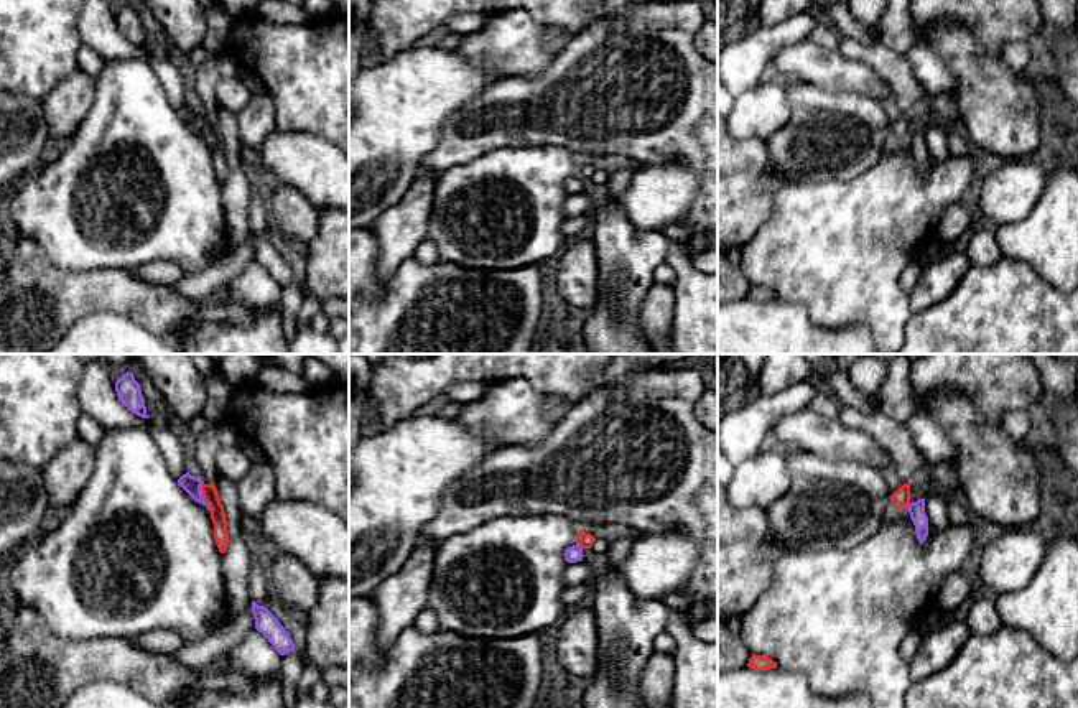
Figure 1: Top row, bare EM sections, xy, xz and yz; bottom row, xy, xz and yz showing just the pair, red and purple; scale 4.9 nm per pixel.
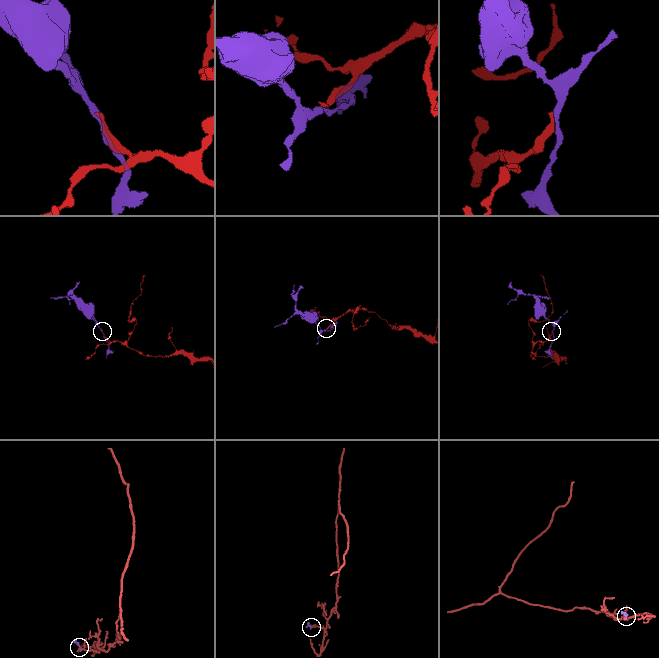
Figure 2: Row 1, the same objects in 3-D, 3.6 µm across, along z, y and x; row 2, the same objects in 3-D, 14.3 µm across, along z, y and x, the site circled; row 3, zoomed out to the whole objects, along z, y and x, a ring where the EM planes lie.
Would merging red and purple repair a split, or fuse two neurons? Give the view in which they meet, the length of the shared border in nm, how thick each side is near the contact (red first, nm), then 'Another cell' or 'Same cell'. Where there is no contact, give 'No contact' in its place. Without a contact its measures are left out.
Touches red in xy. Shared border 130 nm. Thickness 80 nm (red) against 90 nm. Another cell

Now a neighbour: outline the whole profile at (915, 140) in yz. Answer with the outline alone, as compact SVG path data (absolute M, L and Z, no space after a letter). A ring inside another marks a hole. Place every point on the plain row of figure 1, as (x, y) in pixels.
M925 130L908 135L908 145L915 156L917 170L920 175L927 171L928 166L928 148L925 145Z

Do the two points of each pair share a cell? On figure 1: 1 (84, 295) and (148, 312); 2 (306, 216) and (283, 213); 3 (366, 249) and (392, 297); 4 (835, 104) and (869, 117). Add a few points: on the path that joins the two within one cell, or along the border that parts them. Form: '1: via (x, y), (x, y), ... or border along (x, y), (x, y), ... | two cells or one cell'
1: via (101, 295), (132, 297) | one cell
2: via (302, 216), (288, 213) | one cell
3: via (366, 262), (366, 277), (379, 290) | one cell
4: via (843, 112), (853, 112), (861, 117) | one cell

